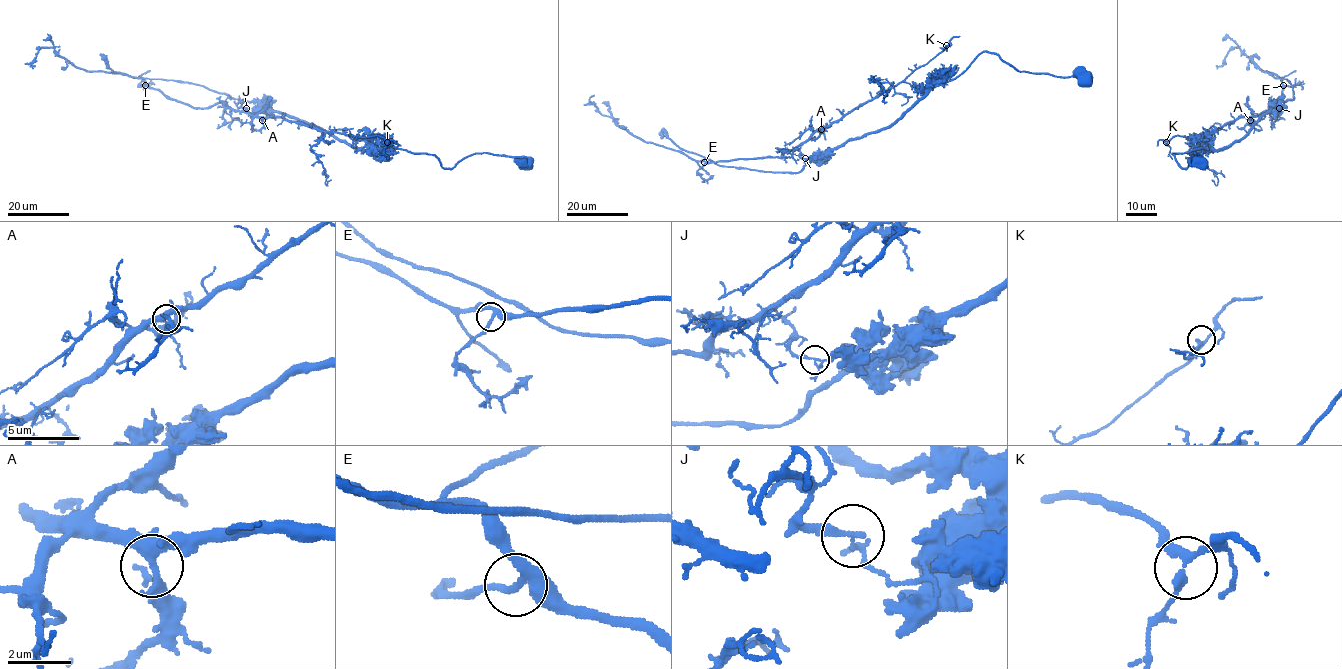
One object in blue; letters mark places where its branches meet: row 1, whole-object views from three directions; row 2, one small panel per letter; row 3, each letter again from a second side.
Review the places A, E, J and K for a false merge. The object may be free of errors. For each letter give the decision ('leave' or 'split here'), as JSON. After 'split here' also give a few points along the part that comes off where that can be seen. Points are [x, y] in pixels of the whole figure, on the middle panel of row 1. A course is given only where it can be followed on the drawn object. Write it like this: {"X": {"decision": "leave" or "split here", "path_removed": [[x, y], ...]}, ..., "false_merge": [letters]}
{"A": {"decision": "leave"}, "E": {"decision": "leave"}, "J": {"decision": "split here", "path_removed": [[804, 159], [796, 147], [780, 157], [695, 161], [631, 135], [589, 102], [594, 95]]}, "K": {"decision": "leave"}, "false_merge": ["J"]}

